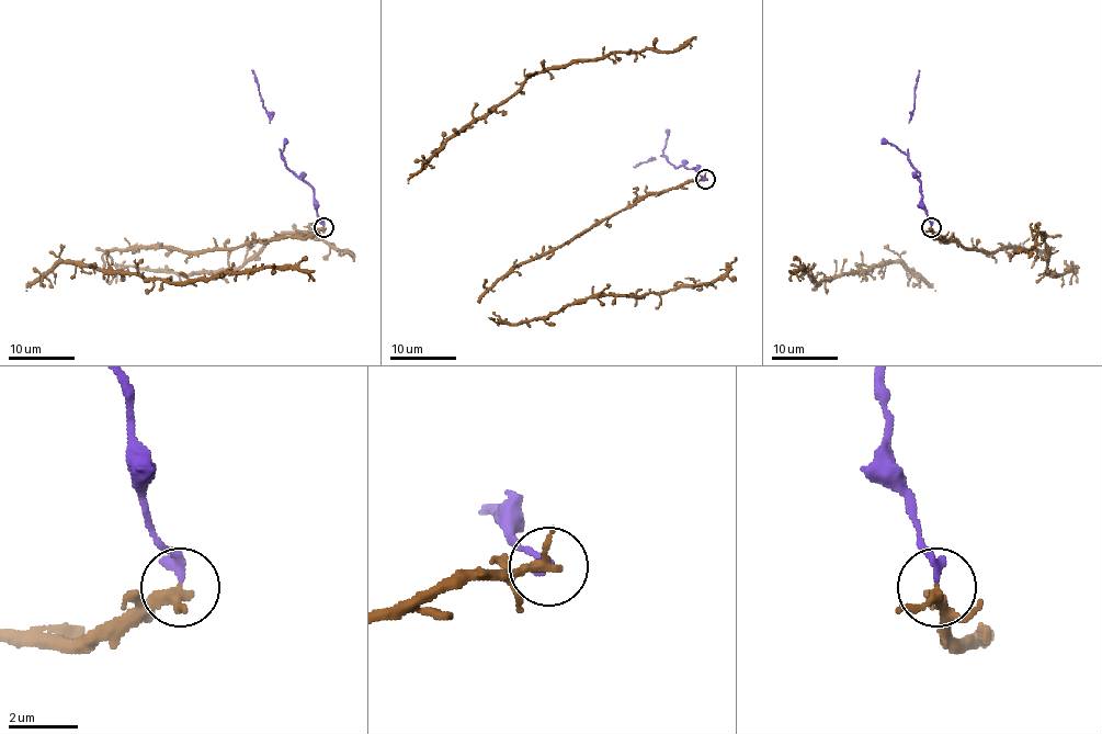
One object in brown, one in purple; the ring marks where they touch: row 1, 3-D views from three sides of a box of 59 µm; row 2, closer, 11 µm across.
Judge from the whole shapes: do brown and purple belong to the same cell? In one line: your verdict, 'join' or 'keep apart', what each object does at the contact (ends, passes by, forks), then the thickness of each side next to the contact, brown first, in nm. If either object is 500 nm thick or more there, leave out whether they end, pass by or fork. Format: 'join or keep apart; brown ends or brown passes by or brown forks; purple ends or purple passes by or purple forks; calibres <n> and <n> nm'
keep apart; brown passes by; purple ends; calibres 260 and 260 nm

